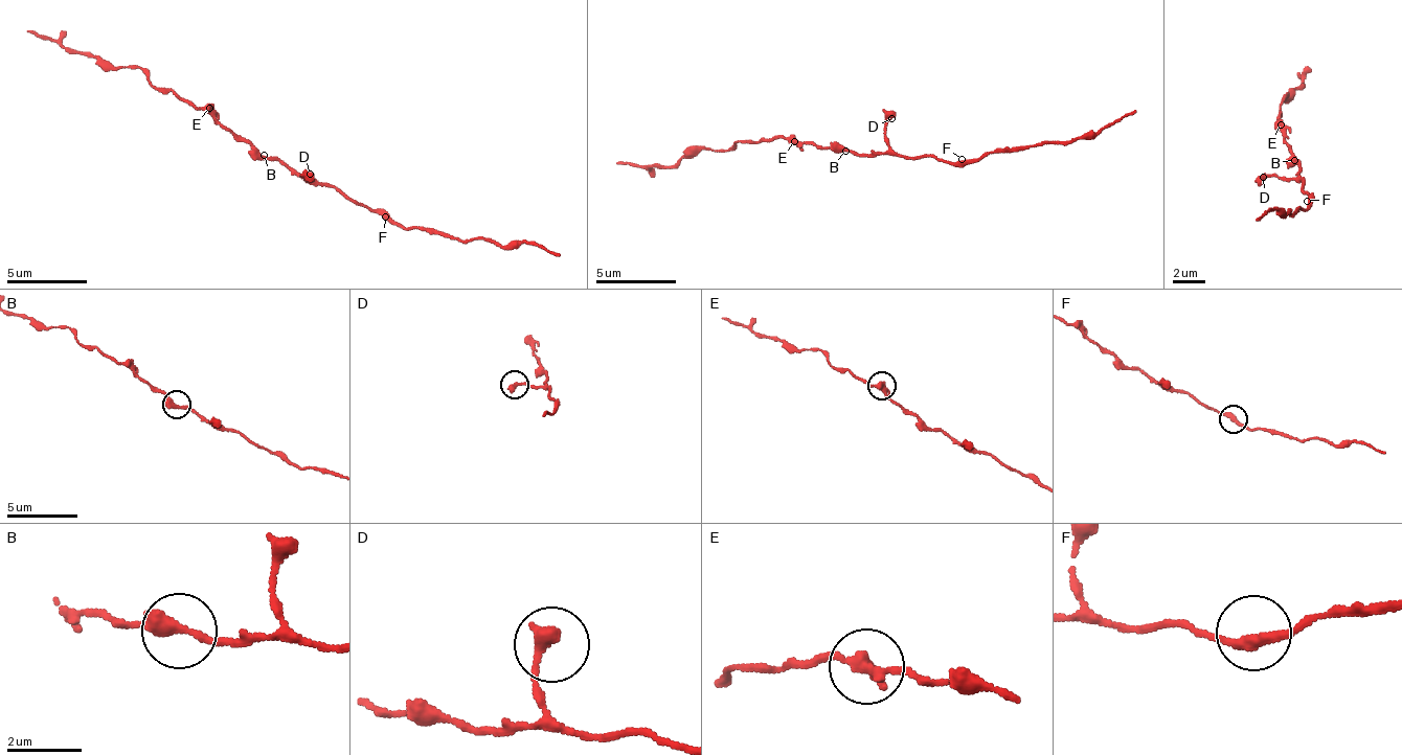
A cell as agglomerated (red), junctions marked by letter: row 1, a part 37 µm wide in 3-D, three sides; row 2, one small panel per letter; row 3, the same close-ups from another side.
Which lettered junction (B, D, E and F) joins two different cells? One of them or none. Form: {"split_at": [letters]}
{"split_at": []}

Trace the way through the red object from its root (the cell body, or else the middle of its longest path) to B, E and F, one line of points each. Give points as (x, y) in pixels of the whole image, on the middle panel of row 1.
B: (868, 153), (845, 151)
E: (868, 153), (834, 152), (830, 149), (818, 150), (810, 142), (799, 145), (795, 142)
F: (868, 153), (873, 156), (896, 154), (900, 157), (934, 154), (954, 164), (962, 159)

